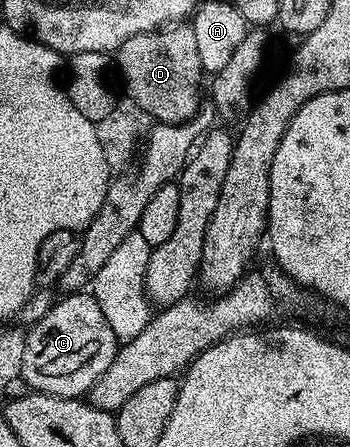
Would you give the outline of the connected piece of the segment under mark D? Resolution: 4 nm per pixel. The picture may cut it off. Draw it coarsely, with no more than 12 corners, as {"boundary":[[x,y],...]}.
{"boundary":[[194,30],[140,32],[114,53],[127,98],[161,124],[201,111]]}

